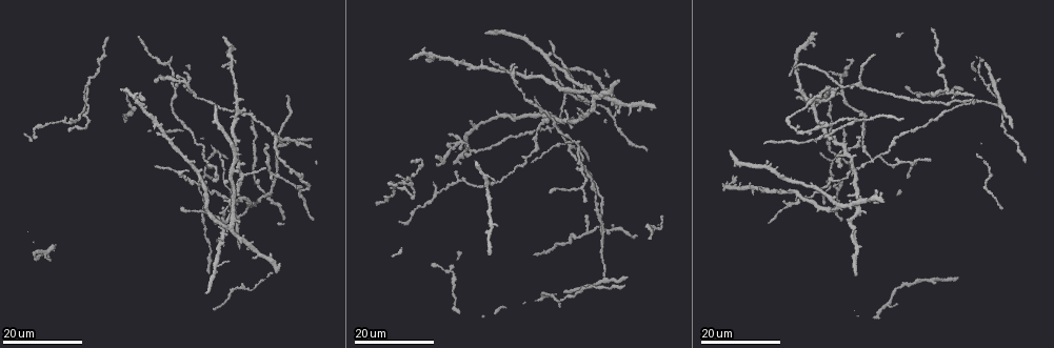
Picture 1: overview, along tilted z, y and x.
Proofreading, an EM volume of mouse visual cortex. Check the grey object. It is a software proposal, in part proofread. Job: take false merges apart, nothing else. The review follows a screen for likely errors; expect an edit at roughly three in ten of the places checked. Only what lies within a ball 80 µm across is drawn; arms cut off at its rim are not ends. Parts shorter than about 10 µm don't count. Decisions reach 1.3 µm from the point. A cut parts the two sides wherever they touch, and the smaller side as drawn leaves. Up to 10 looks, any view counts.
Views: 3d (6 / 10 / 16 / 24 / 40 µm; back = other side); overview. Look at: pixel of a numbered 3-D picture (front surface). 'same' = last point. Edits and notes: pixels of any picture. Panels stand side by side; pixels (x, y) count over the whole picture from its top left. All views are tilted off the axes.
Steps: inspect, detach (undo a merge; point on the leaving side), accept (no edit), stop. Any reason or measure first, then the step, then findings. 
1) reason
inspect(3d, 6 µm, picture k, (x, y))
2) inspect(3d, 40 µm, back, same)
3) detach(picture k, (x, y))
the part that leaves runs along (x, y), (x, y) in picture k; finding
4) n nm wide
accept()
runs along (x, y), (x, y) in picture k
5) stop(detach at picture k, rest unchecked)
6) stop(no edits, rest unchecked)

thin arm on a thick one
inspect(3d, 16 µm, picture 1, (843, 141))

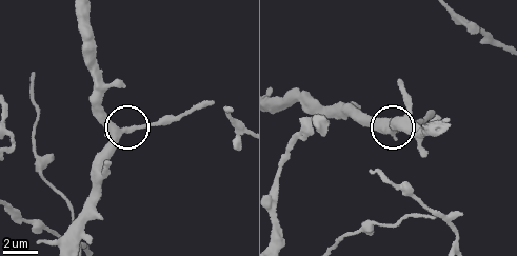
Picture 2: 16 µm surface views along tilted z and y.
inspect(3d, 6 µm, picture 2, (114, 128))

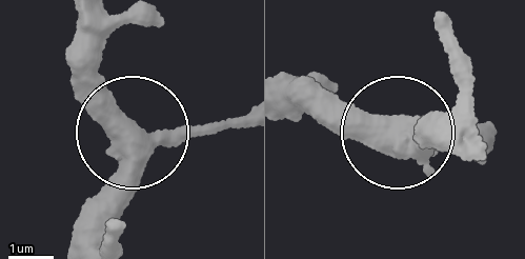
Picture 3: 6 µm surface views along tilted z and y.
accept()
continuous, no second cell

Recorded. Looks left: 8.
inspect(3d, 24 µm, picture 1, (552, 127))

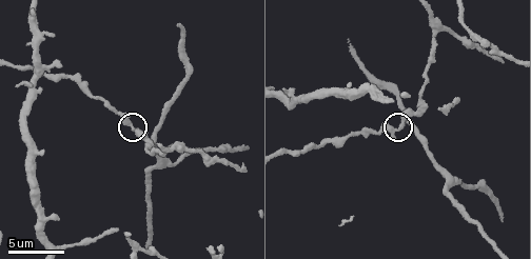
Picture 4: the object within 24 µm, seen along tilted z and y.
inspect(3d, 10 µm, picture 4, (400, 125))

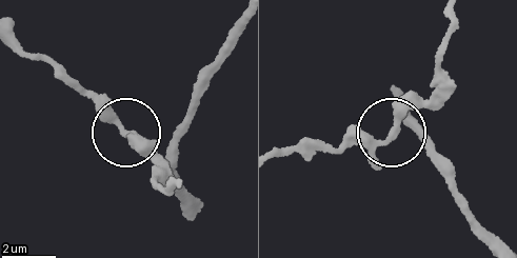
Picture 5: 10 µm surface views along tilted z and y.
side arm 41 µm
accept()
one cell here

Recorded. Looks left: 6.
three arms meet
inspect(3d, 24 µm, picture 1, (871, 160))

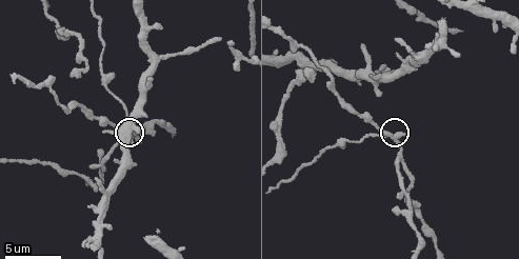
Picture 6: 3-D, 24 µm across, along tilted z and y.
inspect(3d, 6 µm, picture 6, (397, 137))

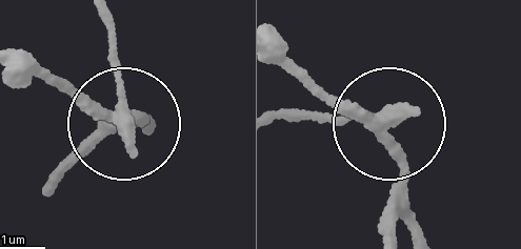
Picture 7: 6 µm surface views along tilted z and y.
other side
inspect(3d, 6 µm, back, picture 7, (122, 118))

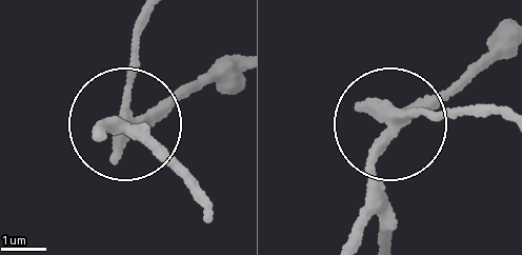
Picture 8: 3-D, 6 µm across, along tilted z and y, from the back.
side arm 17 µm; 3 arms
detach(picture 8, (133, 54))
two cells meet here

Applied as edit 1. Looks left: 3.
see it whole again
inspect(overview)

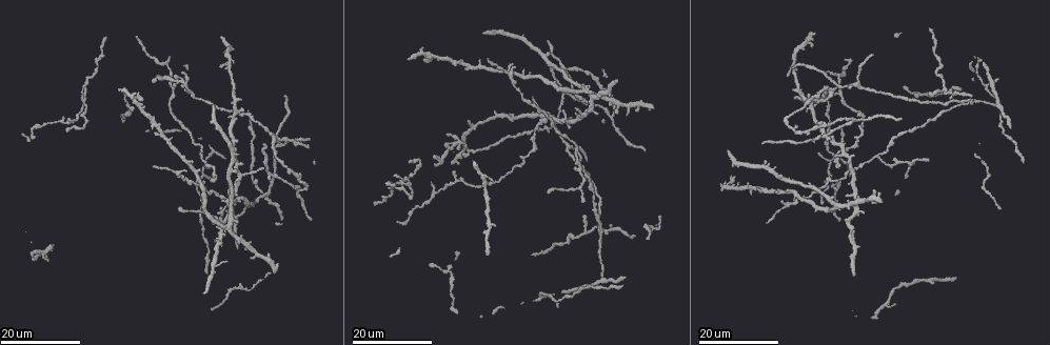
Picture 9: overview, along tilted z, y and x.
inspect(3d, 16 µm, picture 9, (213, 167))

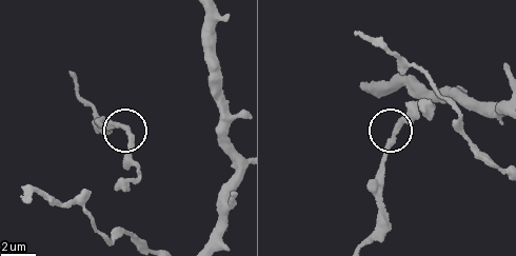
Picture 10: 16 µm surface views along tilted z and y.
closer look
inspect(3d, 10 µm, picture 10, (390, 141))

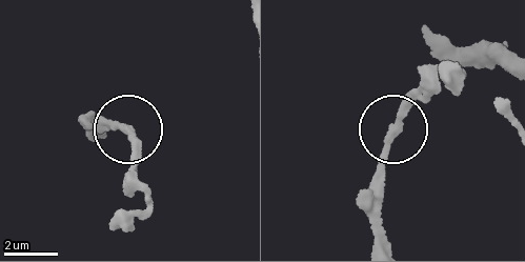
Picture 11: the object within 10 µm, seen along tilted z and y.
260 nm wide
accept()
all the same cell

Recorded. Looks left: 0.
stop(detach at picture 8, rest unchecked)

